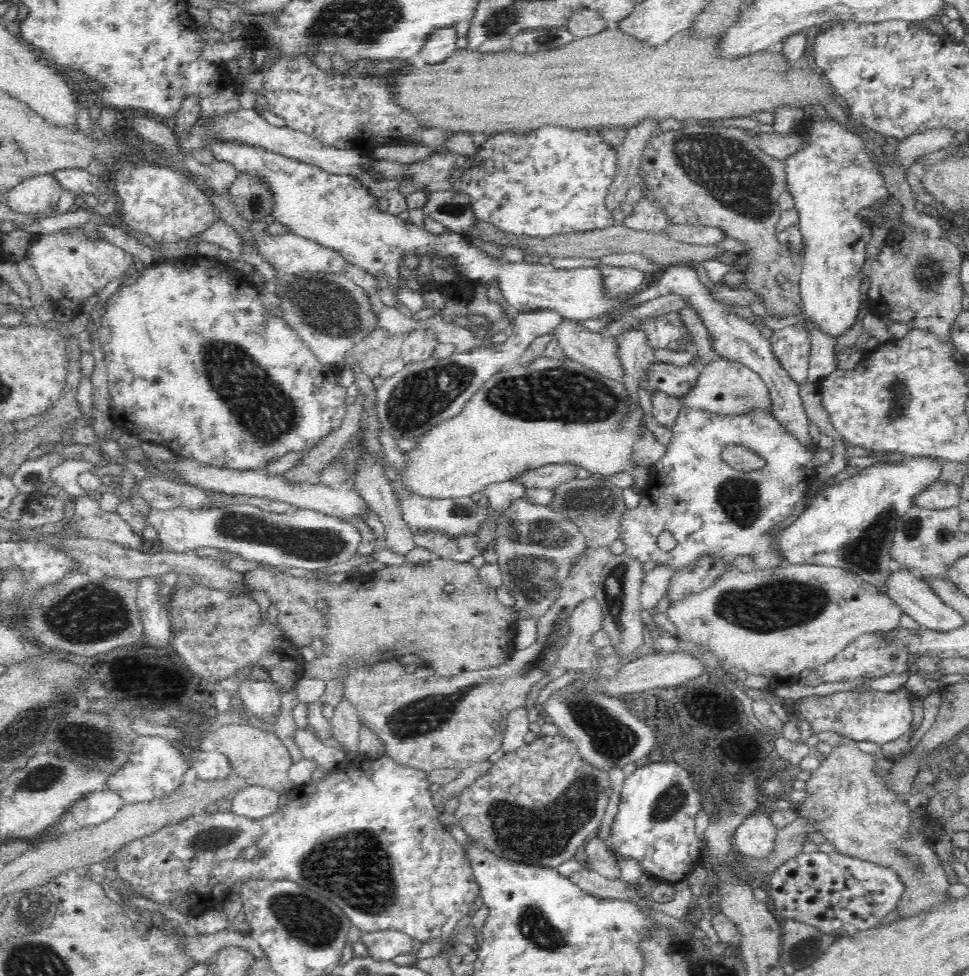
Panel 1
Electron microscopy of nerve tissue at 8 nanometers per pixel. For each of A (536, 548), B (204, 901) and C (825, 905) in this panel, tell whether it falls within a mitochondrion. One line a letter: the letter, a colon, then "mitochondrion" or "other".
A: mitochondrion
B: other
C: other

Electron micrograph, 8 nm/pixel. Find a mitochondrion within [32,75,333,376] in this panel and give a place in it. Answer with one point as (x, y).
(256, 201)

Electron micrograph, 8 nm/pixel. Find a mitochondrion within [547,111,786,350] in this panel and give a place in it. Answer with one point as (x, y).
(733, 176)

